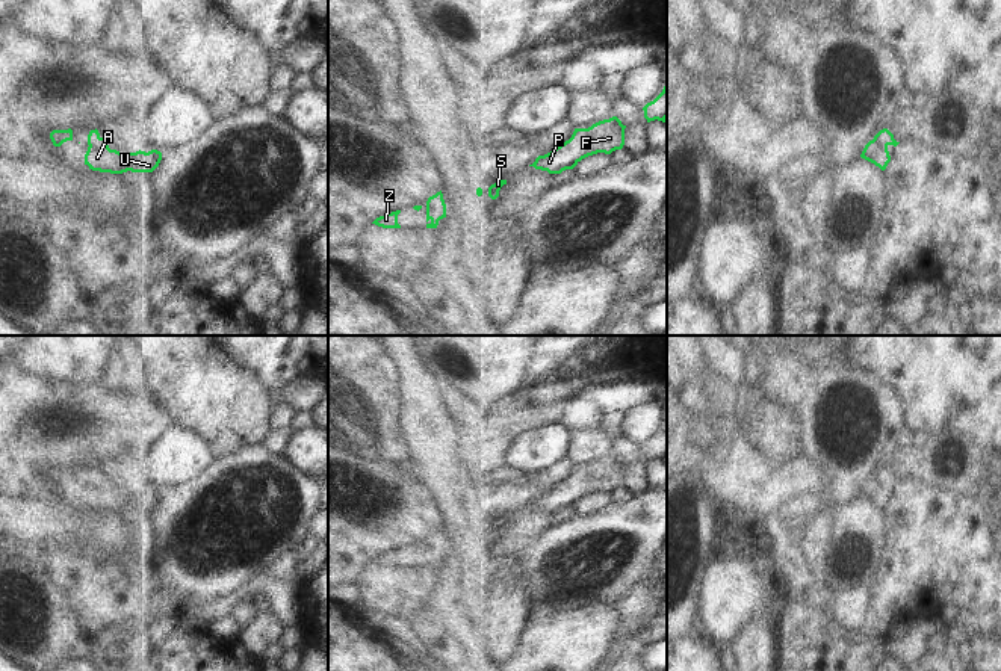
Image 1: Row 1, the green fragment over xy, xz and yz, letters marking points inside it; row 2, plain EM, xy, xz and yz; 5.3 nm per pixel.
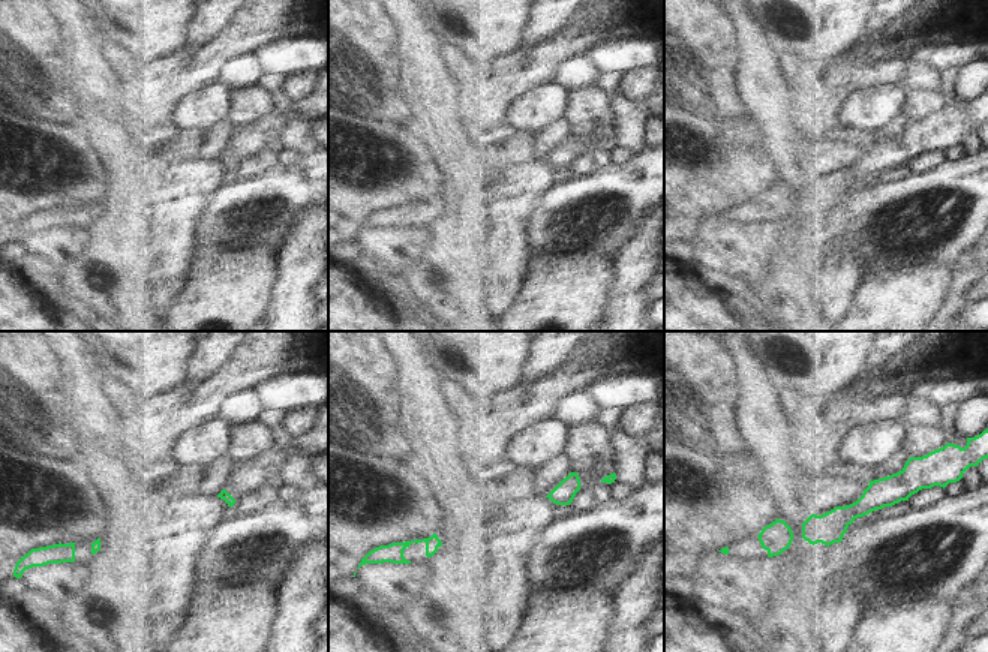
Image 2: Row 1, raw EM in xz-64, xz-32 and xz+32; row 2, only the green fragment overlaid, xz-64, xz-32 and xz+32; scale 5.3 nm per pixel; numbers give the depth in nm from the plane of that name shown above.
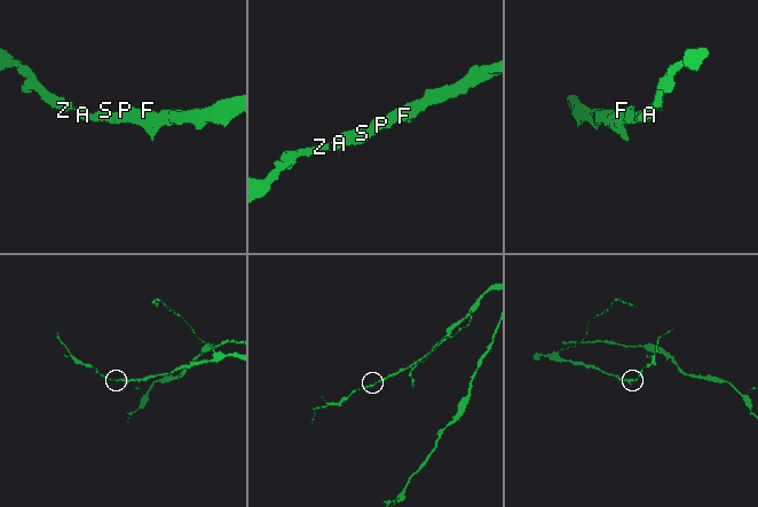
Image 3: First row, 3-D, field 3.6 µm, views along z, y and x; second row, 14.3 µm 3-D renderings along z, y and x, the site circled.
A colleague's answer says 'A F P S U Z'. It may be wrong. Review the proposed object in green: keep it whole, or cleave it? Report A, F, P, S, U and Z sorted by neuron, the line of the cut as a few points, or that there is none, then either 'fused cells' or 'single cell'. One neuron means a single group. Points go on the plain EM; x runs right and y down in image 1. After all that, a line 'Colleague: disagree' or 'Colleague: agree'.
groups A F P S U Z; cut none; single cell
Colleague: agree

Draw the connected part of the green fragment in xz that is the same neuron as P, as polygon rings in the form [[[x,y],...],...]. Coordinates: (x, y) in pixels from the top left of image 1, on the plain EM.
[[[617,455],[599,459],[588,467],[575,467],[572,476],[544,494],[538,494],[529,505],[561,512],[573,508],[582,497],[605,491],[611,493],[624,484],[626,464]]]

